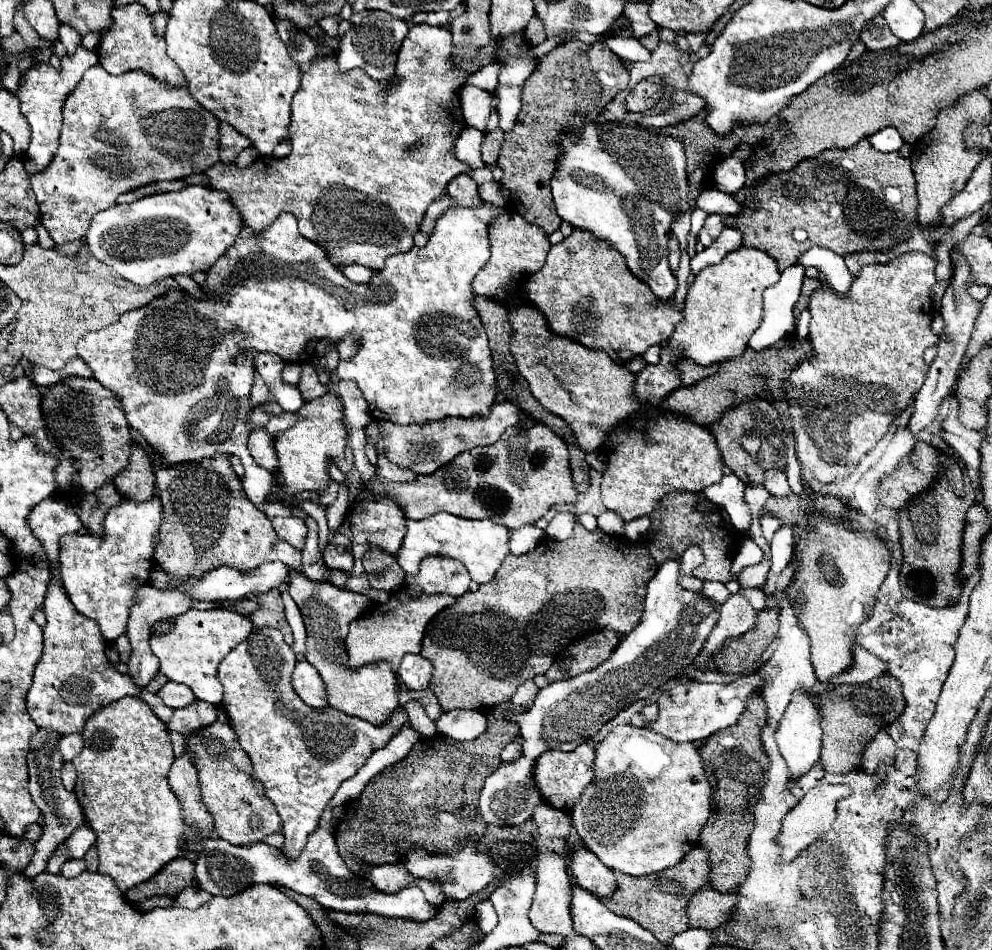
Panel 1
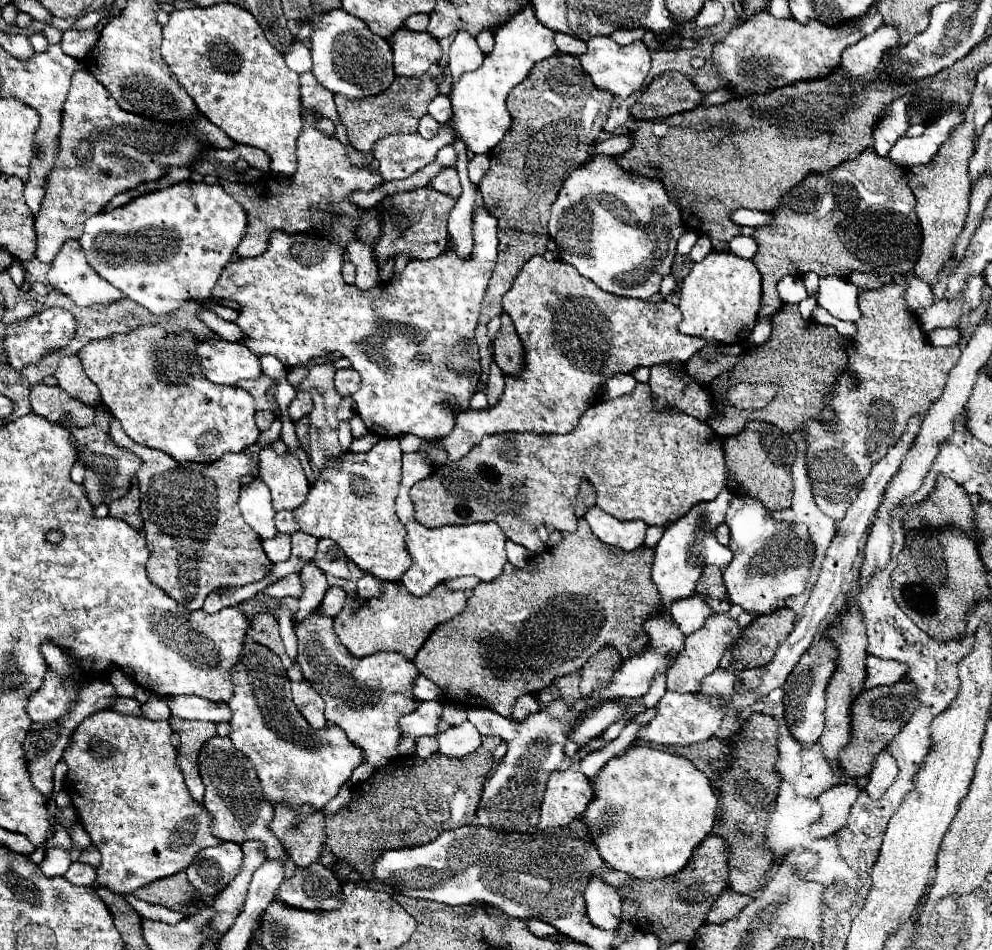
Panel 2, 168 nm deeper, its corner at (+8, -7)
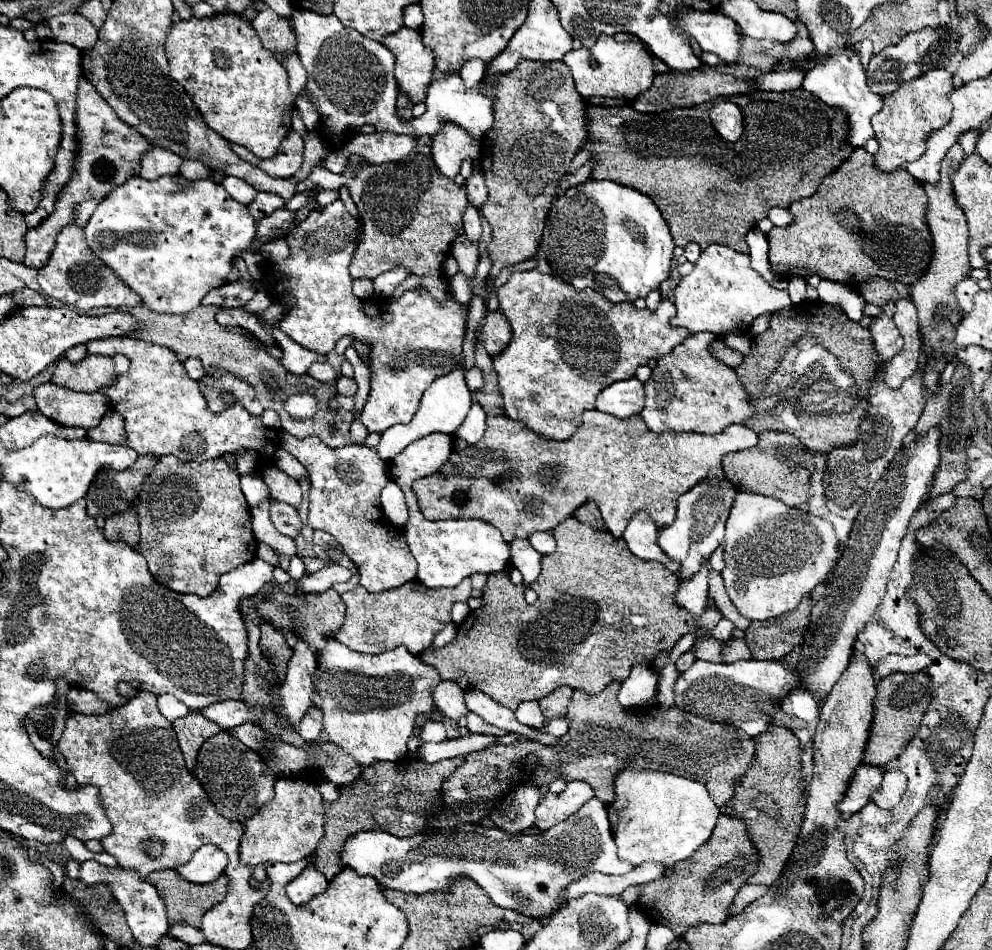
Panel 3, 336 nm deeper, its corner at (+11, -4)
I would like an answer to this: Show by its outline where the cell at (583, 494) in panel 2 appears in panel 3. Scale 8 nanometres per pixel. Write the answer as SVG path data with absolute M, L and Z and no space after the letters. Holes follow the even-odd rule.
M594 500L584 502L584 504L574 512L574 518L578 518L580 522L590 524L592 528L606 530L606 524L604 524L604 520L602 520L602 516L600 516L600 510L598 510L598 506L596 506Z

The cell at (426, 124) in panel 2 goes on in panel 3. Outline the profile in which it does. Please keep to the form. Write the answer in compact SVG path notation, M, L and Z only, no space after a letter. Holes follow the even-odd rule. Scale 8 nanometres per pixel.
M420 136L416 150L412 150L410 158L404 158L404 162L366 164L356 170L346 166L344 174L314 166L308 178L296 182L296 192L306 192L314 186L320 186L322 190L346 186L350 190L364 222L364 238L350 262L352 278L376 278L394 266L406 266L412 274L424 276L420 286L430 290L430 294L444 298L448 284L446 276L440 274L440 268L450 254L452 232L462 224L468 198L466 190L458 188L454 180L444 178L436 170L430 156L430 144L432 136Z

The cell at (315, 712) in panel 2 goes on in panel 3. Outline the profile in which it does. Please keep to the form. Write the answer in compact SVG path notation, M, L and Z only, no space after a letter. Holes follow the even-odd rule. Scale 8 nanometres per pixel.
M310 706L308 712L304 714L304 718L300 720L298 728L302 738L308 738L308 740L318 740L320 738L320 732L322 732L322 712L316 708L316 706Z

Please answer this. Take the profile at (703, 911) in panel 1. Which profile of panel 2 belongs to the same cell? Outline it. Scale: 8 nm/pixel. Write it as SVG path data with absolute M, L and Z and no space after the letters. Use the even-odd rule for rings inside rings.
M727 889L727 893L719 895L719 899L713 903L709 917L707 917L707 923L725 923L731 917L735 917L751 901L753 901L751 895L741 895L741 893Z

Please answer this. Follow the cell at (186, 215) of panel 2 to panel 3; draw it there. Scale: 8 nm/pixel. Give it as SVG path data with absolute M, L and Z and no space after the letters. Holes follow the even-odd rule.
M180 174L154 182L130 178L112 190L84 226L90 250L128 284L152 312L186 314L202 298L228 282L238 252L248 250L256 220L248 208L212 180L186 180Z

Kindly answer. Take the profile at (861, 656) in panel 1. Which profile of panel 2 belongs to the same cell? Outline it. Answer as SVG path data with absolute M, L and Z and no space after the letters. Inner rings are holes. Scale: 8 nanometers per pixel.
M875 655L867 657L867 681L865 689L873 689L879 685L893 685L907 675L909 665L891 659L879 659Z

